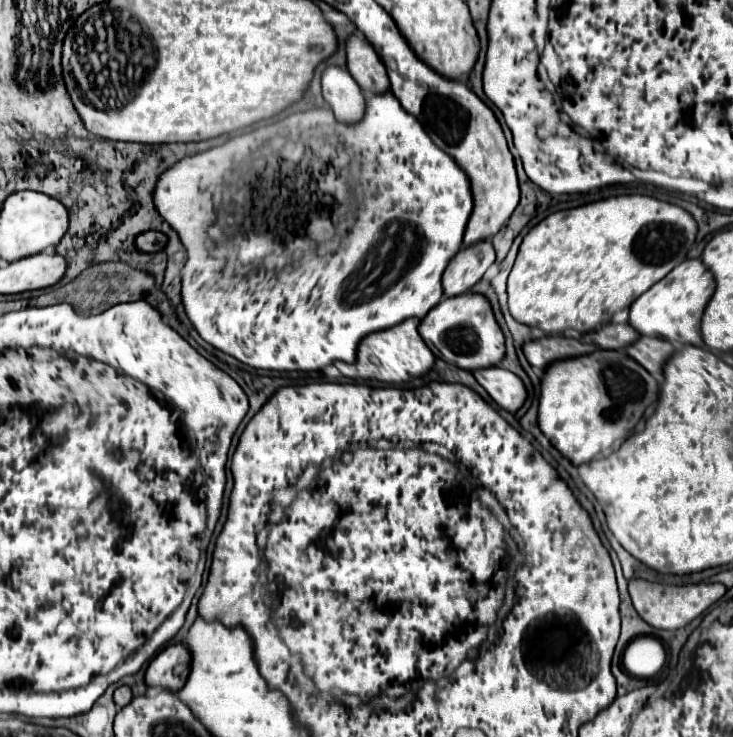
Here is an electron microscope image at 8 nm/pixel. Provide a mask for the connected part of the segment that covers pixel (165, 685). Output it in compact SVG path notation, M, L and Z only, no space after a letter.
M170 645L150 661L144 675L144 683L146 687L180 691L188 679L188 671L190 671L188 649L182 645Z

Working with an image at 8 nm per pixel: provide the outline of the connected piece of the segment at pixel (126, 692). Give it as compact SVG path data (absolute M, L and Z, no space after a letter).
M120 685L116 691L114 691L114 701L118 707L124 707L132 701L132 691L128 685Z

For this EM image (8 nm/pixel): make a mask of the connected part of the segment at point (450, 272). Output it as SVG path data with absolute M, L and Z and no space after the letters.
M490 239L462 247L450 259L444 271L444 277L442 277L444 295L454 297L454 295L466 293L472 285L476 285L482 279L482 275L492 263L494 263L494 247Z

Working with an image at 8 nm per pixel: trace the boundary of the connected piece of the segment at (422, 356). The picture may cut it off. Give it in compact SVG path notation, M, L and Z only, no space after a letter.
M410 317L390 329L374 331L360 341L354 363L338 361L334 365L342 371L342 375L350 379L378 379L384 383L402 383L402 381L416 379L434 365L434 355L428 349L428 345L422 341L418 333L418 323L420 319Z

